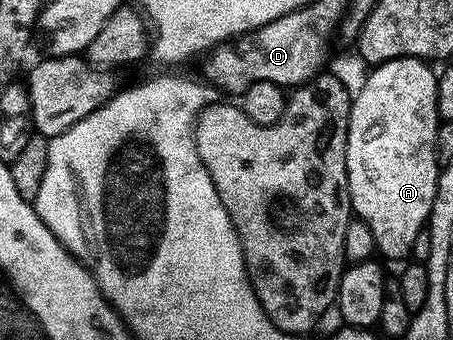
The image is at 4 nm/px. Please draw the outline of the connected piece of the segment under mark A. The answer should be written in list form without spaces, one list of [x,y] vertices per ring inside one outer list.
[[[400,56],[384,60],[355,92],[349,105],[349,133],[345,147],[345,165],[349,183],[349,207],[352,215],[371,226],[371,235],[380,255],[404,261],[412,253],[415,238],[427,228],[437,189],[437,77],[430,65],[418,56]]]

